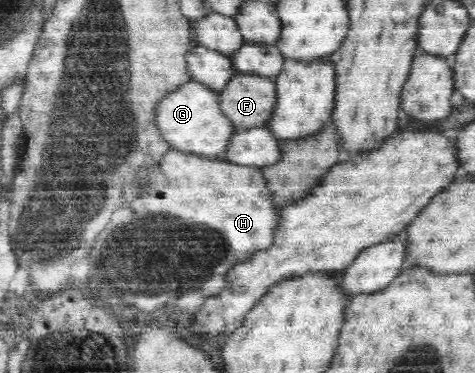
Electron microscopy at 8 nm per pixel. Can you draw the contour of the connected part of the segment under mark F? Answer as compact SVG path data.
M235 73L224 86L224 90L218 92L221 112L228 118L236 129L248 127L265 127L265 122L273 108L273 102L276 100L276 85L273 84L271 77L262 77L254 74Z

